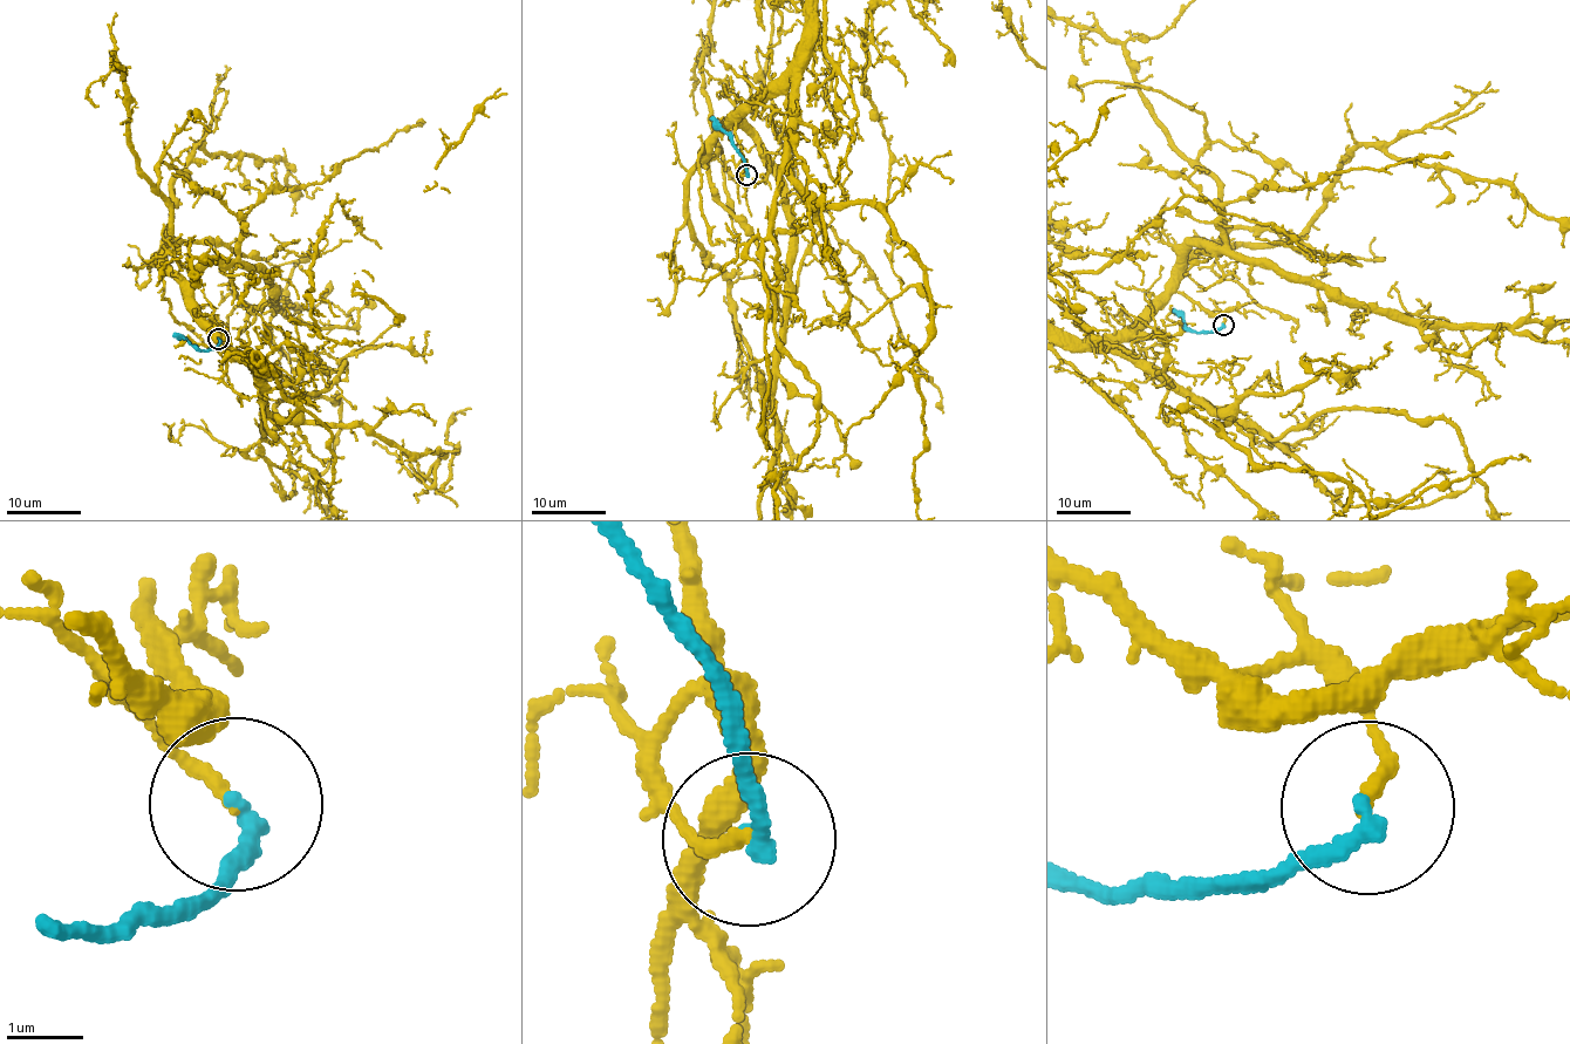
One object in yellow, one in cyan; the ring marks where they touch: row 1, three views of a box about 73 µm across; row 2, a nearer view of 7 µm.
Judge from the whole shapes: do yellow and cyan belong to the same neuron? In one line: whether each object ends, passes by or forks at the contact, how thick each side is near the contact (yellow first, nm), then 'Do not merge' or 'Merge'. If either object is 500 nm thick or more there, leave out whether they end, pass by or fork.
At the ring yellow ends. At the ring cyan ends. Thickness 180 nm (yellow) against 240 nm. Do not merge

